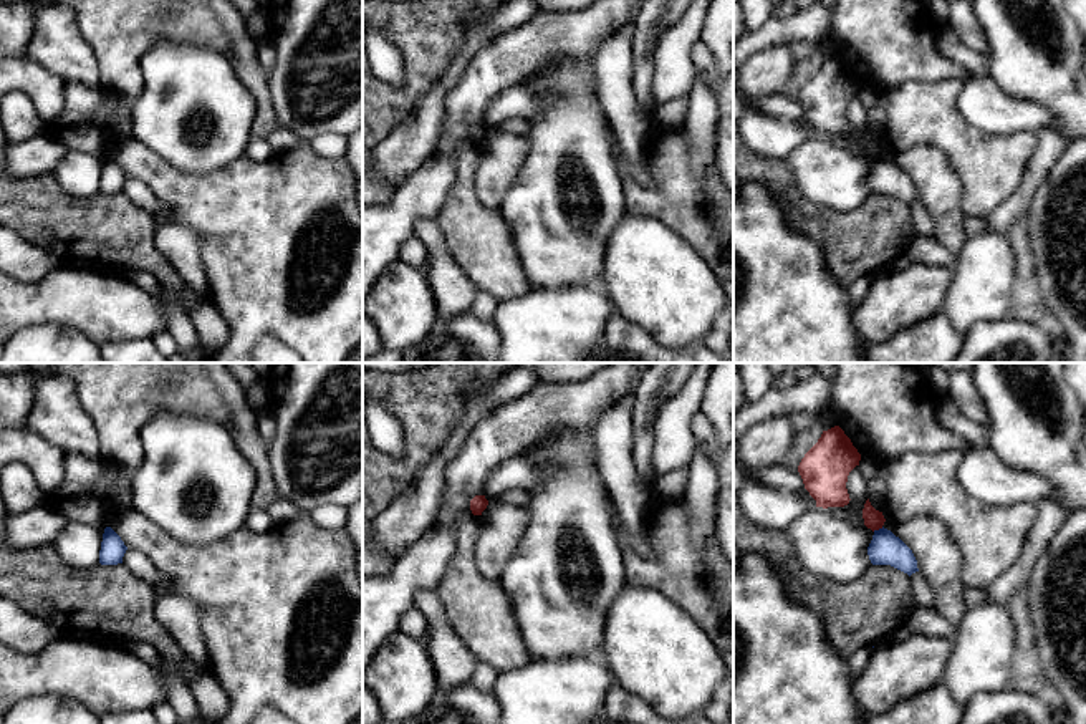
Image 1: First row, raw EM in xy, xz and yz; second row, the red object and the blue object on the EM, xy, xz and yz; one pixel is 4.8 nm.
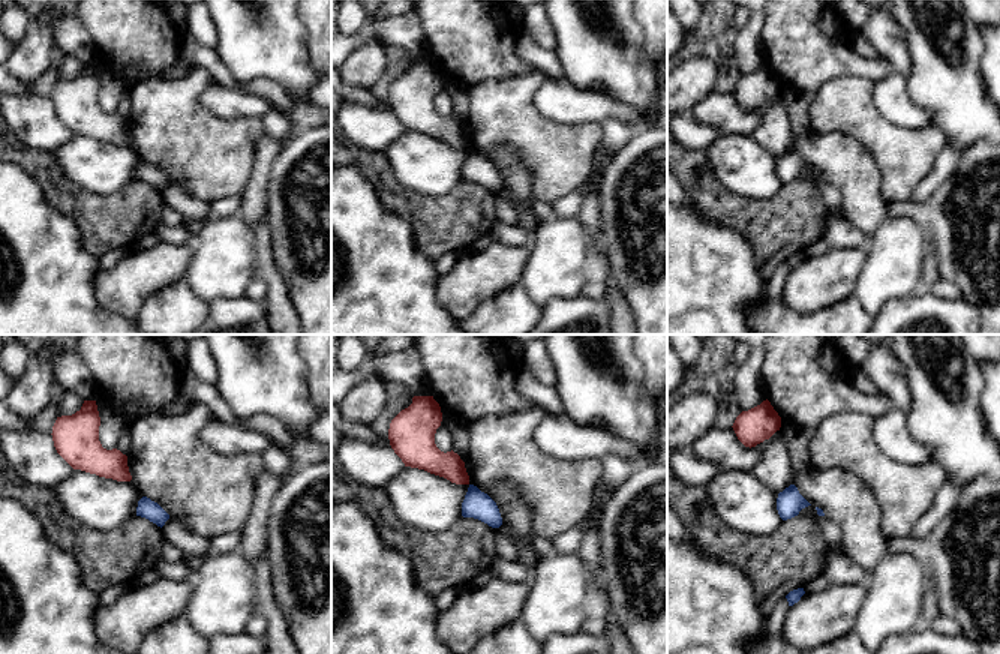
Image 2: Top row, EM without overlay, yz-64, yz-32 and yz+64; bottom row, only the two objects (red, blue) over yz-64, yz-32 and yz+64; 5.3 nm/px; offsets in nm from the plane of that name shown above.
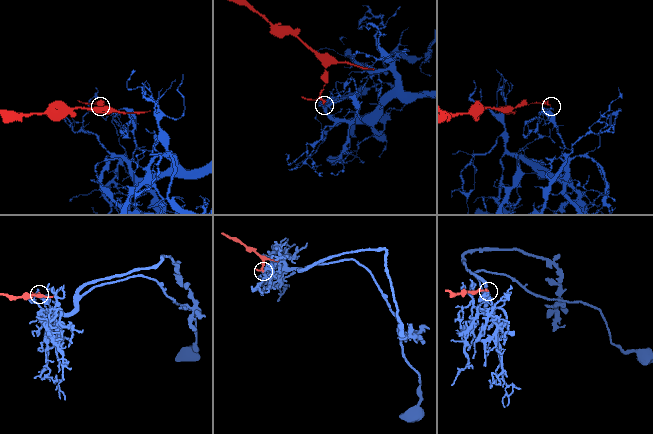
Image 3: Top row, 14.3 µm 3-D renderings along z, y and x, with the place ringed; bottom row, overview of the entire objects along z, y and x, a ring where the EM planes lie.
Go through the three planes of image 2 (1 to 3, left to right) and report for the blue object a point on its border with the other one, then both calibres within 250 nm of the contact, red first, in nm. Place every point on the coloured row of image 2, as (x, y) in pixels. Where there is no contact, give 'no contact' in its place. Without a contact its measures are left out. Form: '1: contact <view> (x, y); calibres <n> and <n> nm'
1: no contact
2: no contact
3: no contact

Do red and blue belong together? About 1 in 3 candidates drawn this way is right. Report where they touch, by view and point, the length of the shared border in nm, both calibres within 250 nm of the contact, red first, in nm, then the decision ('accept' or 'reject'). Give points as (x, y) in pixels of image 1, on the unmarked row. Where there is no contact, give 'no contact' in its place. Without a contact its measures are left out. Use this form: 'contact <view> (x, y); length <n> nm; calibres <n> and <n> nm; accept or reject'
contact yz (878, 158); length 60 nm; calibres 100 and 160 nm; reject

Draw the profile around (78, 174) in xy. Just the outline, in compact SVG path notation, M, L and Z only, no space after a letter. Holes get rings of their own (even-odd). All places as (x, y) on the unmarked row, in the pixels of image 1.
M70 151L51 171L65 194L88 199L99 194L104 156Z

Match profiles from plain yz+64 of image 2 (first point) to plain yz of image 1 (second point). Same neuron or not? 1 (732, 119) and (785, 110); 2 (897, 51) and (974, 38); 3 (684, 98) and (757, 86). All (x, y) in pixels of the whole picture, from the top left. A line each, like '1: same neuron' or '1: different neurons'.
1: same neuron
2: same neuron
3: same neuron

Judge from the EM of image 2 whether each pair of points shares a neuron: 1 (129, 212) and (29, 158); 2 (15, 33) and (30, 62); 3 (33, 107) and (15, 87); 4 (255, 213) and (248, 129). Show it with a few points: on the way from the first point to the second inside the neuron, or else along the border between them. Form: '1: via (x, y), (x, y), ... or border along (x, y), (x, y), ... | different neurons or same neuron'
1: via (104, 212), (89, 210), (71, 200), (54, 183) | same neuron
2: border along (32, 20), (20, 42) | different neurons
3: border along (30, 90), (27, 95), (15, 95) | different neurons
4: border along (261, 138), (255, 147), (252, 176), (242, 197) | different neurons

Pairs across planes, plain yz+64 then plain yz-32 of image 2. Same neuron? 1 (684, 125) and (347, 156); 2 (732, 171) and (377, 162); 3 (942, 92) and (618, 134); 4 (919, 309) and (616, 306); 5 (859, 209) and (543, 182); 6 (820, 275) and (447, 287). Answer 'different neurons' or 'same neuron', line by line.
1: different neurons
2: different neurons
3: different neurons
4: different neurons
5: different neurons
6: same neuron

